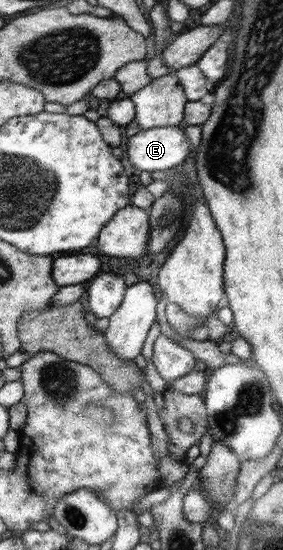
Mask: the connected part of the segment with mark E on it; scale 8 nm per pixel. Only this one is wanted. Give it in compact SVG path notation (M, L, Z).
M159 127L139 131L127 141L131 165L156 174L180 166L191 155L191 144L180 127Z

